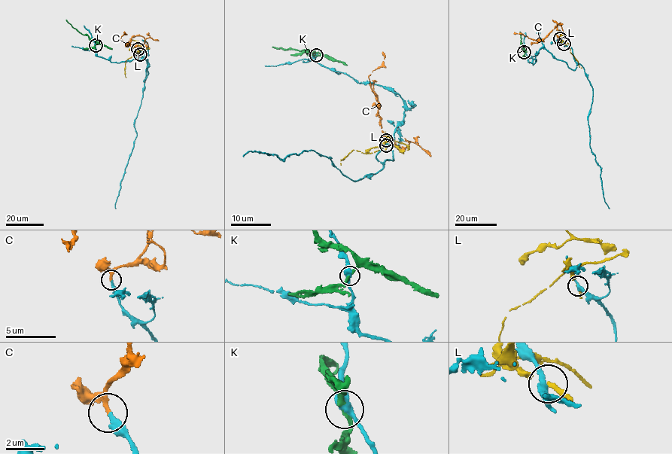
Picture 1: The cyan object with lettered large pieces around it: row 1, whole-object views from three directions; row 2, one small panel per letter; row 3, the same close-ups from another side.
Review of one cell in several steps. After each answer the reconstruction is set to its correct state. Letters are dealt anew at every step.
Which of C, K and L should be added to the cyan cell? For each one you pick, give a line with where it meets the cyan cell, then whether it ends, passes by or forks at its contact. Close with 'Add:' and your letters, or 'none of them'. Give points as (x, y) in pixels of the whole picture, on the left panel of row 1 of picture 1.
C: Touches cyan at (138, 49). It passes by
Add: C

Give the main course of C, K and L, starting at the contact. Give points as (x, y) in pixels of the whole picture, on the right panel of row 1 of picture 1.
C: (560, 38), (562, 32), (560, 23), (543, 39), (536, 41), (513, 33)
K: (524, 52), (520, 31)
L: (564, 44), (561, 41), (569, 44), (570, 52), (582, 68)

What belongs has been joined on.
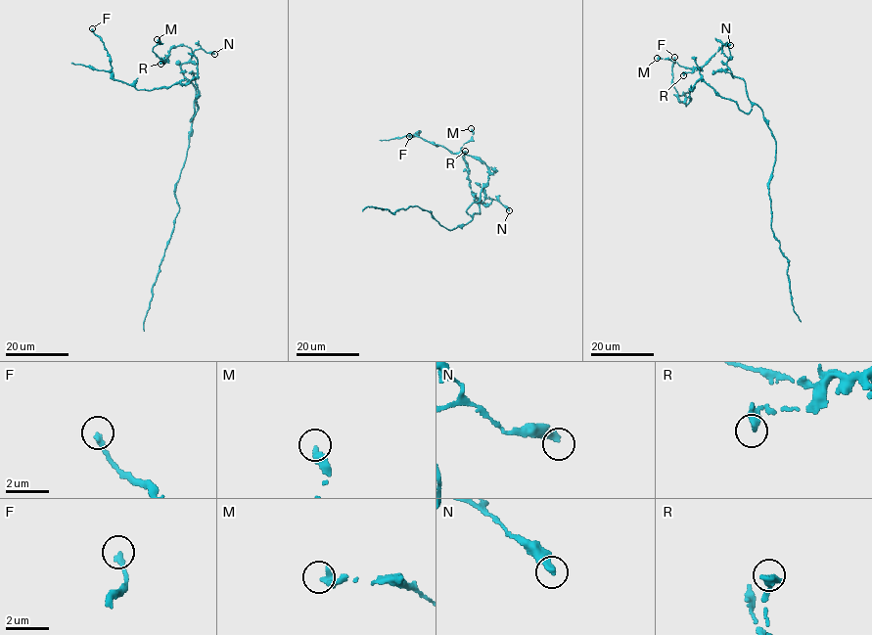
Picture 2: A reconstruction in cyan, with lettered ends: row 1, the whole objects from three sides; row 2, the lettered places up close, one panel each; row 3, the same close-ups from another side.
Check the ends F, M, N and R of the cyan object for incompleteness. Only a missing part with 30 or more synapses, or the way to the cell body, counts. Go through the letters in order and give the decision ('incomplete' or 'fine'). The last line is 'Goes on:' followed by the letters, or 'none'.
F: incomplete
M: fine
N: fine
R: fine
Goes on: F

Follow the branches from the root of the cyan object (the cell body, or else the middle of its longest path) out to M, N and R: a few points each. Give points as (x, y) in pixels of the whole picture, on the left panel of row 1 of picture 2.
M: (192, 120), (196, 89), (180, 66), (192, 49), (174, 46), (167, 60), (160, 58), (153, 49), (157, 39)
N: (192, 120), (195, 113), (196, 89), (180, 66), (197, 62), (193, 54), (196, 49), (214, 54)
R: (192, 120), (196, 89), (180, 66), (191, 57), (192, 49), (174, 46), (160, 64)

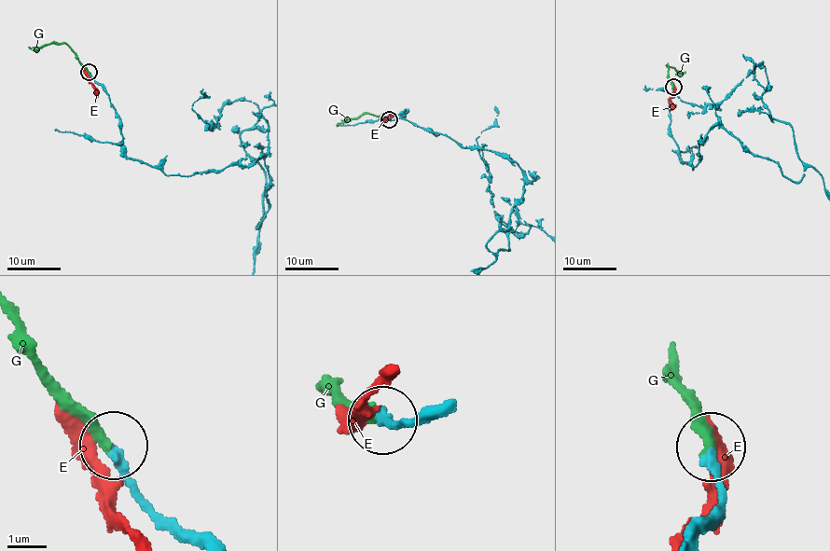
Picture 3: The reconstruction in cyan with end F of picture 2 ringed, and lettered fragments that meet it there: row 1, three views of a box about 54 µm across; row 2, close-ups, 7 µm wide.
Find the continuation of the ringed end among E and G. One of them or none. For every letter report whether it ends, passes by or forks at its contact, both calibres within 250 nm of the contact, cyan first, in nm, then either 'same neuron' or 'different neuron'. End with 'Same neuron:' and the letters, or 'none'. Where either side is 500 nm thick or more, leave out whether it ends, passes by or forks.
E: it passes by; 240 nm thick on the cyan side, 320 nm on the other; different neuron
G: it ends there; 240 nm thick on the cyan side, 240 nm on the other; different neuron
Same neuron: none

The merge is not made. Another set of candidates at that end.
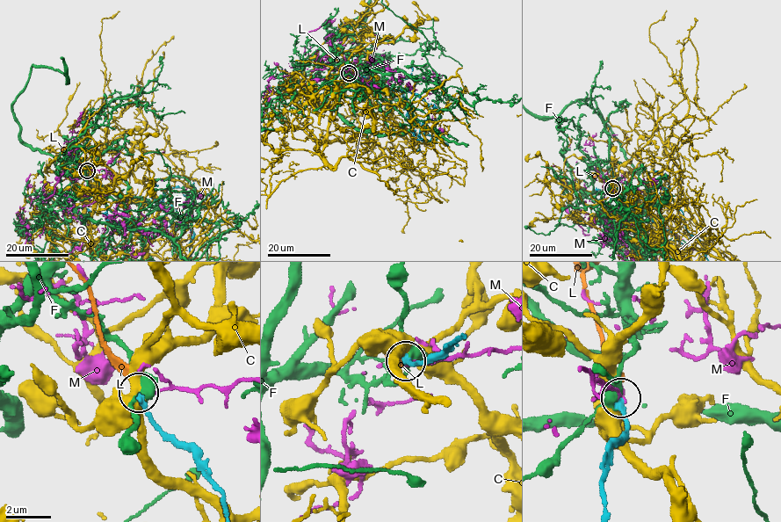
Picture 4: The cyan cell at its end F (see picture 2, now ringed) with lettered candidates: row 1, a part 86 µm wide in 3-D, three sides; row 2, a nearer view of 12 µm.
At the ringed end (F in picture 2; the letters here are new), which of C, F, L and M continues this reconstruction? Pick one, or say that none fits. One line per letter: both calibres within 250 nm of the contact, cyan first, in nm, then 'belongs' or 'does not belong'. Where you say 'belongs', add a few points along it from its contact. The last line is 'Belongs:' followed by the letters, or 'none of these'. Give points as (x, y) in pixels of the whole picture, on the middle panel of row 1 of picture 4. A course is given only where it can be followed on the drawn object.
C: 240/480 nm | does not belong
F: 240/420 nm | does not belong
L: 240/190 nm | belongs
M: 240/100 nm | does not belong
Belongs: L

